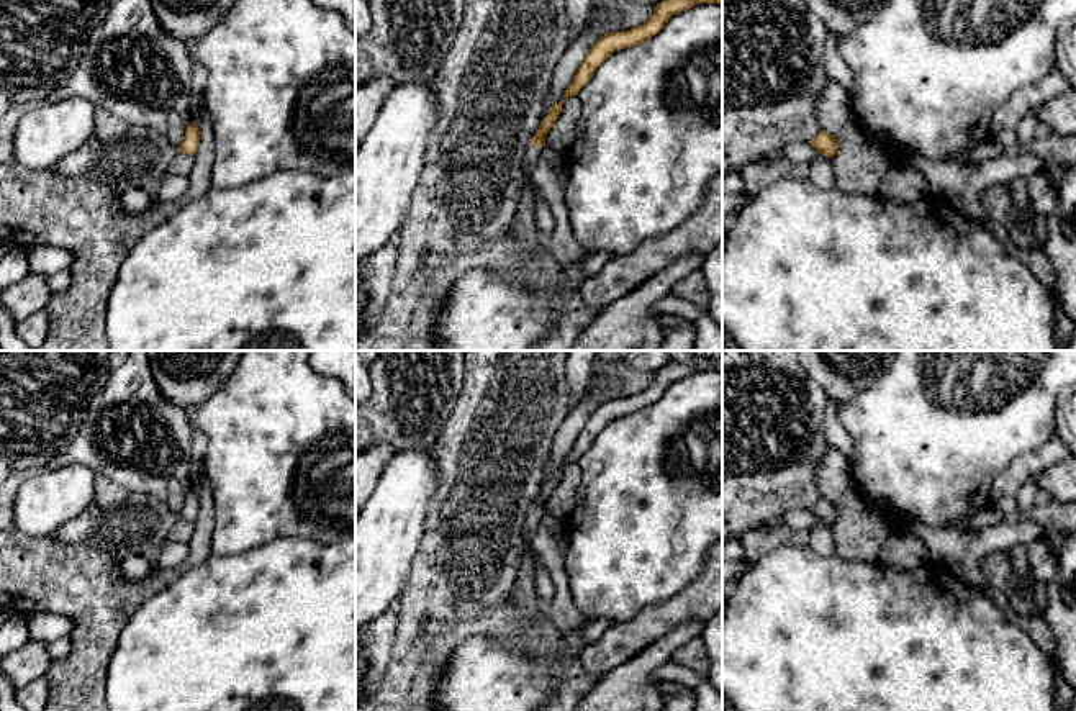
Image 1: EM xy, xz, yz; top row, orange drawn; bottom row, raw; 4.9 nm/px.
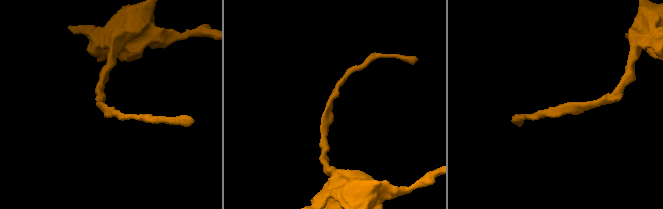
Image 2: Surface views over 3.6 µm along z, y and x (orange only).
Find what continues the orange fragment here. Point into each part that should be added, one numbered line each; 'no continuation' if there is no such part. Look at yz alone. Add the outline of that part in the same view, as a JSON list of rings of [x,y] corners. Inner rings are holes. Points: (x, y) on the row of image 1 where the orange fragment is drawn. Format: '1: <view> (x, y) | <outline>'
no continuation

